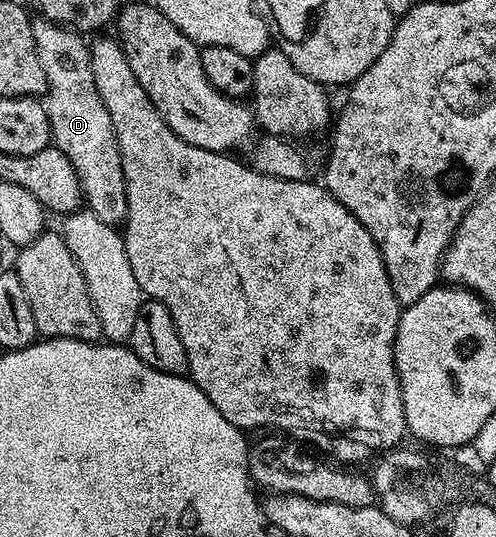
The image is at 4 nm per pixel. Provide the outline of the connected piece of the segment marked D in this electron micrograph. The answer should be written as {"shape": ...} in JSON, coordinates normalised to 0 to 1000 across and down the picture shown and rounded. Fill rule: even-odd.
{"shape":[[[83,30],[71,32],[67,45],[65,67],[73,82],[73,104],[81,104],[81,127],[89,127],[93,143],[89,196],[107,270],[115,272],[121,283],[129,283],[129,291],[137,294],[145,313],[153,313],[171,389],[202,402],[202,410],[210,410],[210,417],[236,423],[240,417],[252,415],[254,389],[258,387],[250,313],[242,298],[234,246],[226,238],[226,216],[218,216],[218,201],[210,201],[210,186],[202,186],[202,171],[194,171],[194,149],[185,142],[181,89],[175,73],[165,73],[171,69],[159,58],[117,48],[111,41],[99,41]]]}

